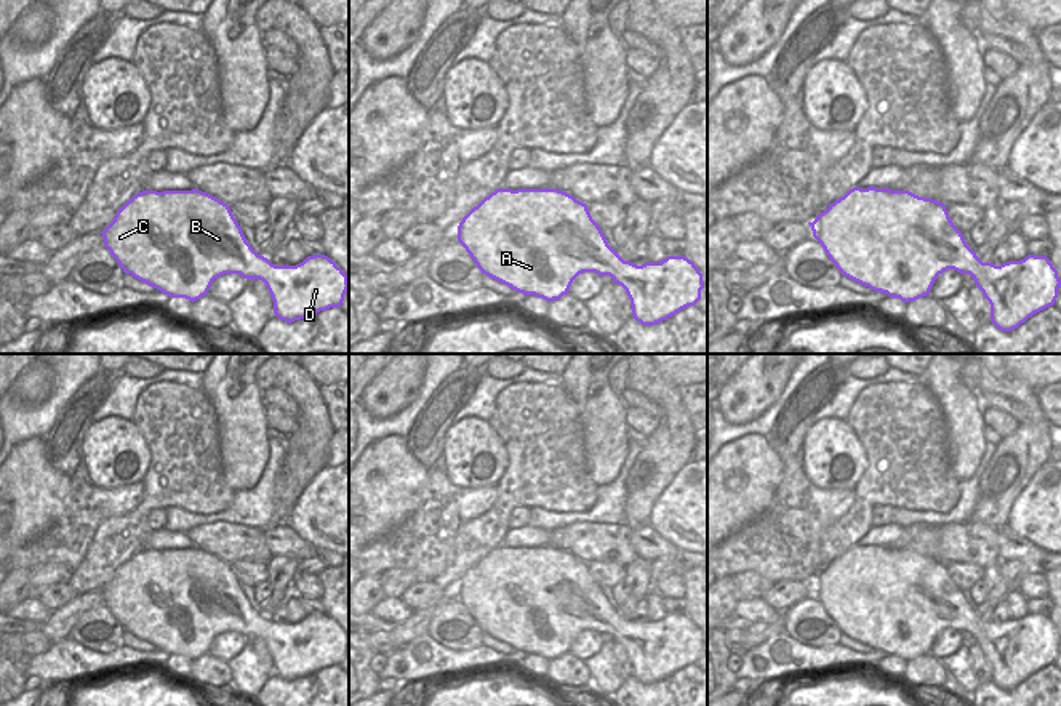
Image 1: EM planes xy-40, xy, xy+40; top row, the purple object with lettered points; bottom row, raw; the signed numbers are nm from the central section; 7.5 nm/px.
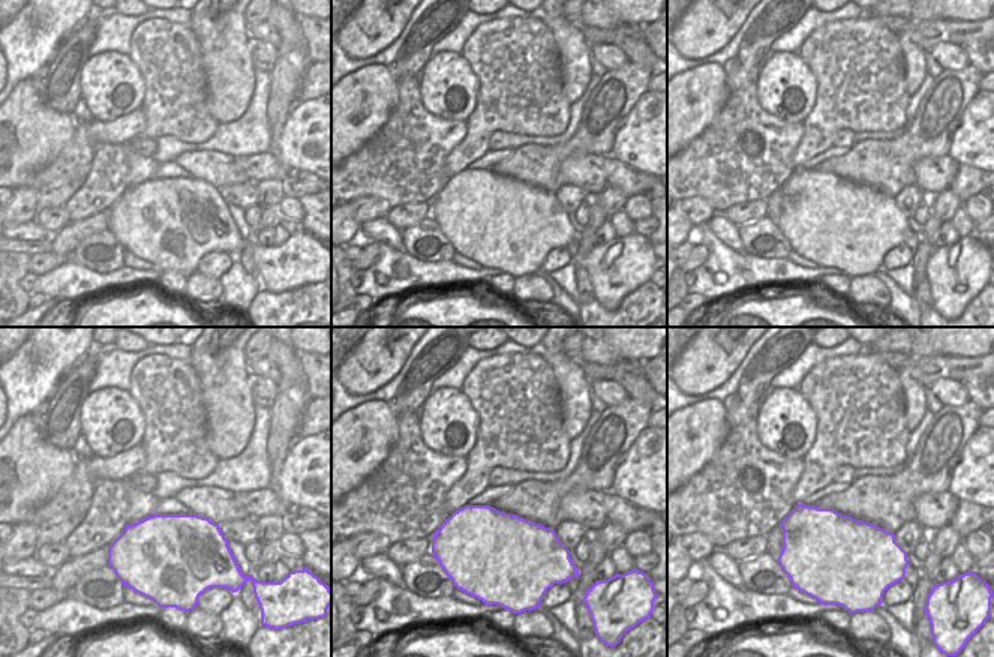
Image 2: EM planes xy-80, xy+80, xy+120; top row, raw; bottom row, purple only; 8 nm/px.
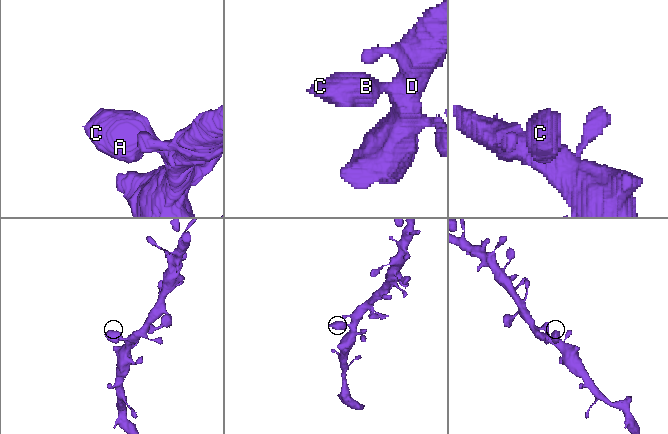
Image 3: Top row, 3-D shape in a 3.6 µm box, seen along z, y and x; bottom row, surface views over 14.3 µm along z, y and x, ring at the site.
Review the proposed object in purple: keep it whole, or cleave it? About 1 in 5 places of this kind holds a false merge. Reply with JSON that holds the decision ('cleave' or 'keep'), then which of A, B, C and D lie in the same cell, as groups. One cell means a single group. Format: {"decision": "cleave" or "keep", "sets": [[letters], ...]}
{"decision": "keep", "sets": [["A", "B", "C", "D"]]}

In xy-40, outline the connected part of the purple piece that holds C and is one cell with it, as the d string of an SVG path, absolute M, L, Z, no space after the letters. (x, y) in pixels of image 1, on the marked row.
M142 191L133 195L101 232L104 247L125 274L160 290L170 298L197 301L208 295L214 279L240 274L266 283L274 314L288 323L330 307L341 307L349 290L347 275L325 255L307 256L296 266L275 266L246 242L227 203L192 191Z

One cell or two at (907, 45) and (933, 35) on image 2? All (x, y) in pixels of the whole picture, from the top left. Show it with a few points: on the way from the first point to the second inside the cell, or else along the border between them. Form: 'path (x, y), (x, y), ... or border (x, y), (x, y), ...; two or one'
border (907, 33), (925, 51); two

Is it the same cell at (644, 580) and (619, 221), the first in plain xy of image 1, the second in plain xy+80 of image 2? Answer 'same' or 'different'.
different

